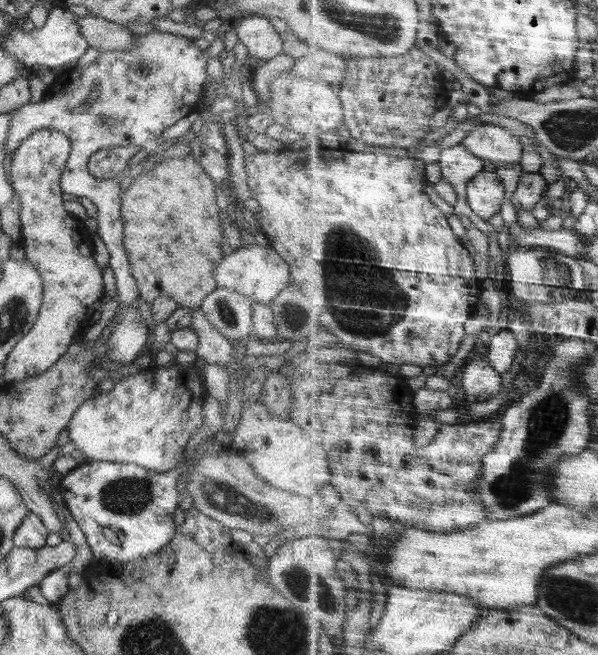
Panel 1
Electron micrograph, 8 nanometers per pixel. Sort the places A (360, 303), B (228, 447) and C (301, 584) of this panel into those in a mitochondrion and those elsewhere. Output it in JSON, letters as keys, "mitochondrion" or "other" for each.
{"A":"mitochondrion","B":"other","C":"mitochondrion"}

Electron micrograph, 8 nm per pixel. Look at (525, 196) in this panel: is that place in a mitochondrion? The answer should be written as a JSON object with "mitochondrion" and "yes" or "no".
{"mitochondrion":"no"}

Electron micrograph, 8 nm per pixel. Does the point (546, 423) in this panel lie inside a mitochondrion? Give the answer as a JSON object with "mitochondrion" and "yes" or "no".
{"mitochondrion":"yes"}

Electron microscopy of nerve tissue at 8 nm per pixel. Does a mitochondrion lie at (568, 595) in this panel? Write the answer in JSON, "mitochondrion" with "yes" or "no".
{"mitochondrion":"yes"}

